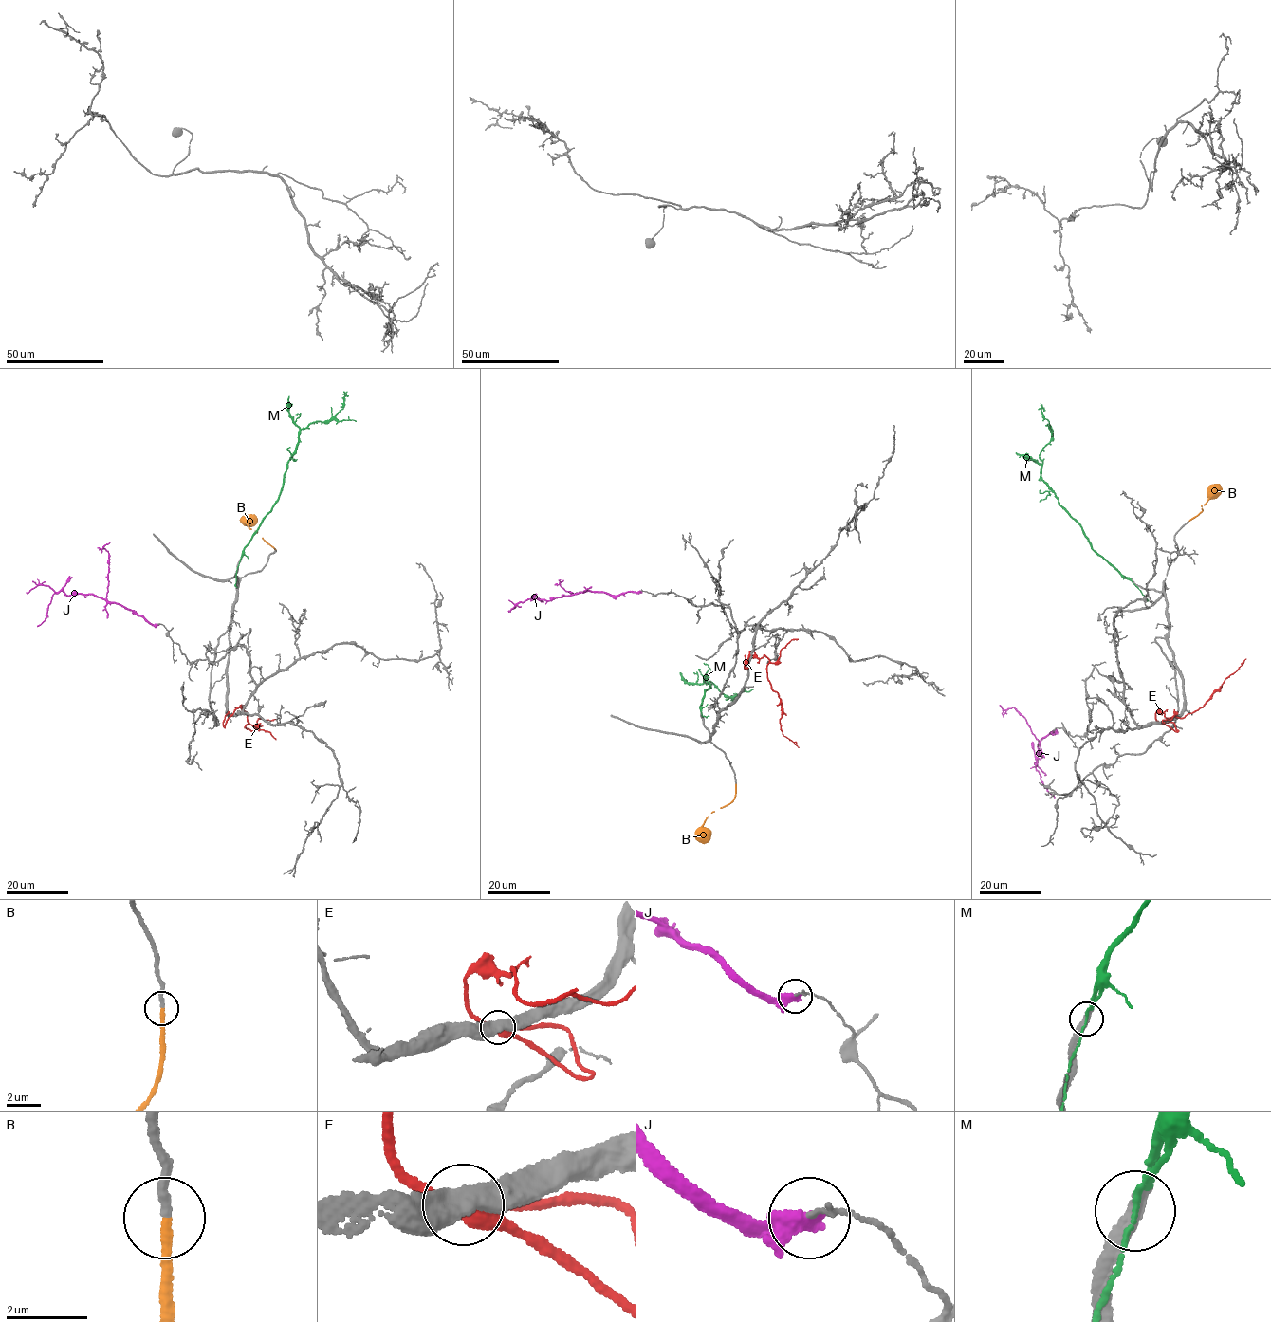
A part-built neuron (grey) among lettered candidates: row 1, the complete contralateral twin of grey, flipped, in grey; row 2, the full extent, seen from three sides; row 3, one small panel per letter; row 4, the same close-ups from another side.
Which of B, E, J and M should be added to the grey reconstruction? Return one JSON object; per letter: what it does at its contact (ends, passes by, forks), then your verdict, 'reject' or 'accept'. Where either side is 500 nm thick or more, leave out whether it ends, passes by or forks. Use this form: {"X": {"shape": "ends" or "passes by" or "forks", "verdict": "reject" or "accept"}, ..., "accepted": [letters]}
{"B": {"shape": "ends", "verdict": "accept"}, "E": {"verdict": "reject"}, "J": {"shape": "ends", "verdict": "reject"}, "M": {"shape": "passes by", "verdict": "accept"}, "accepted": ["B", "M"]}

